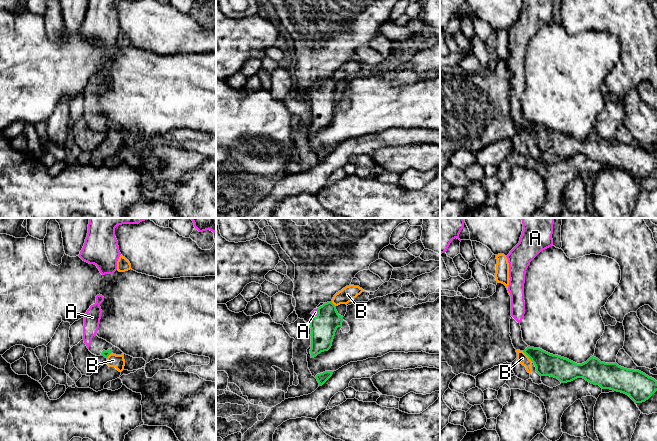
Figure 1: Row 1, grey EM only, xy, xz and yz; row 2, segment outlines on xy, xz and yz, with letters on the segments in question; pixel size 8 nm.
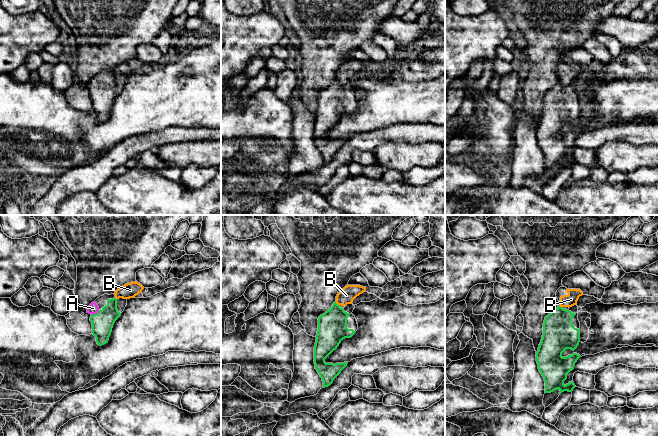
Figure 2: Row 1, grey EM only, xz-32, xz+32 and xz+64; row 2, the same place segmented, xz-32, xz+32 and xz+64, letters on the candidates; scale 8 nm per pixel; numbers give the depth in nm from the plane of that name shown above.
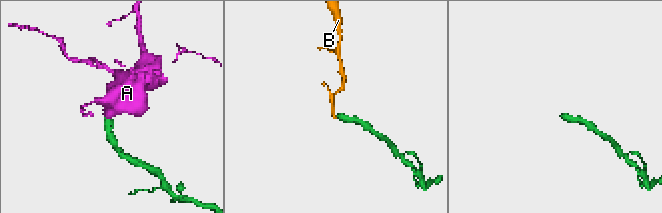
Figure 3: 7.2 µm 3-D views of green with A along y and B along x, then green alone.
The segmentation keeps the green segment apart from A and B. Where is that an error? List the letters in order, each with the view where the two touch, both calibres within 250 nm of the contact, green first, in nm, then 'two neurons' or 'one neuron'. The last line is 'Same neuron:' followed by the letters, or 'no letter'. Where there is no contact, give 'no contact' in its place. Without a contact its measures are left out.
A: meets green in xz; 200 nm thick on the green side, 50 nm on the other; one neuron
B: meets green in yz; 180 nm thick on the green side, 90 nm on the other; two neurons
Same neuron: A

